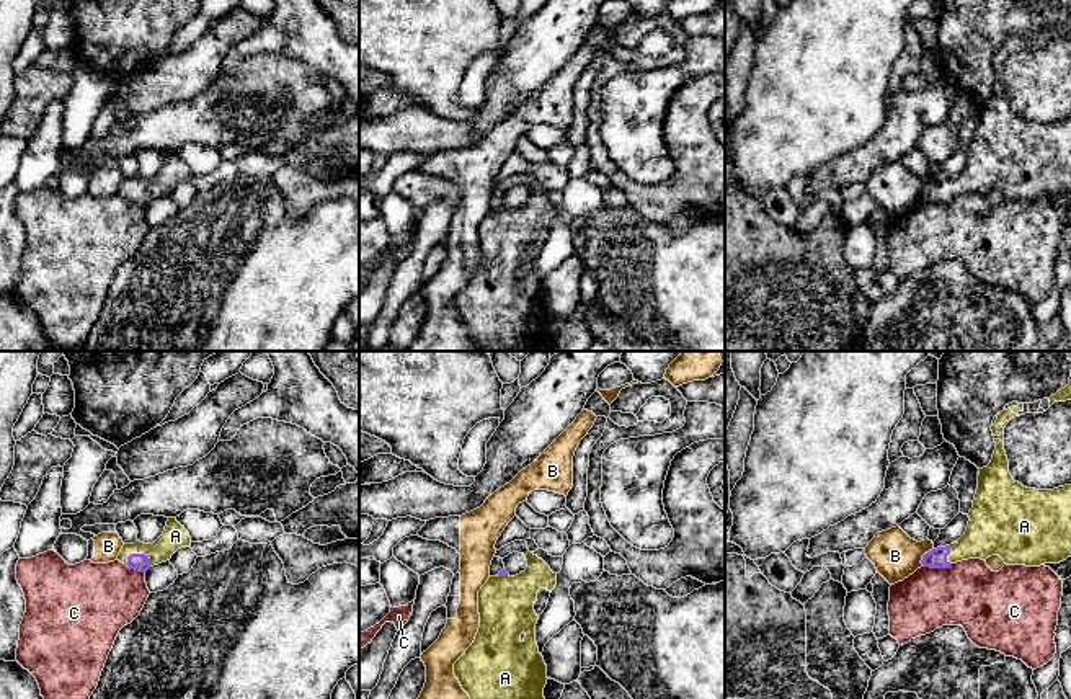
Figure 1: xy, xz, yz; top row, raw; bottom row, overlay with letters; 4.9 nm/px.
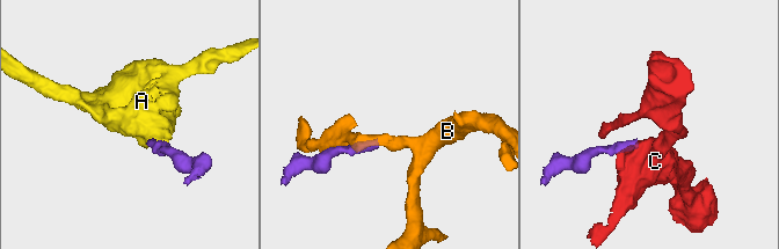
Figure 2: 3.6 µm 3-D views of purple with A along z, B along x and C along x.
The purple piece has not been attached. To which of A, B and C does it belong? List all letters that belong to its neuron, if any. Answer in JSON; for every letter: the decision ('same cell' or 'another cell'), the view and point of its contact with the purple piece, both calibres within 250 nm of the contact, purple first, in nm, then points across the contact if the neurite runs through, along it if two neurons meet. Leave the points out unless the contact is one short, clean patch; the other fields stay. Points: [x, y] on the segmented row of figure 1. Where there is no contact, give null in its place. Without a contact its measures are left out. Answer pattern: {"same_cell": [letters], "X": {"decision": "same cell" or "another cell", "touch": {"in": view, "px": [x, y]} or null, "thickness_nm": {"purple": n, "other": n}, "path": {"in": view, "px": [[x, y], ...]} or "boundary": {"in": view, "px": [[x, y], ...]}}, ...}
{"same_cell": ["A"], "A": {"decision": "same cell", "touch": {"in": "xy", "px": [136, 554]}, "thickness_nm": {"purple": 80, "other": 120}, "path": {"in": "xy", "px": [[141, 562], [136, 554], [154, 554], [175, 536]]}}, "B": {"decision": "another cell", "touch": {"in": "yz", "px": [923, 556]}, "thickness_nm": {"purple": 100, "other": 220}}, "C": {"decision": "another cell", "touch": {"in": "yz", "px": [937, 567]}, "thickness_nm": {"purple": 100, "other": 320}, "boundary": {"in": "yz", "px": [[952, 564], [947, 567], [923, 567]]}}}

